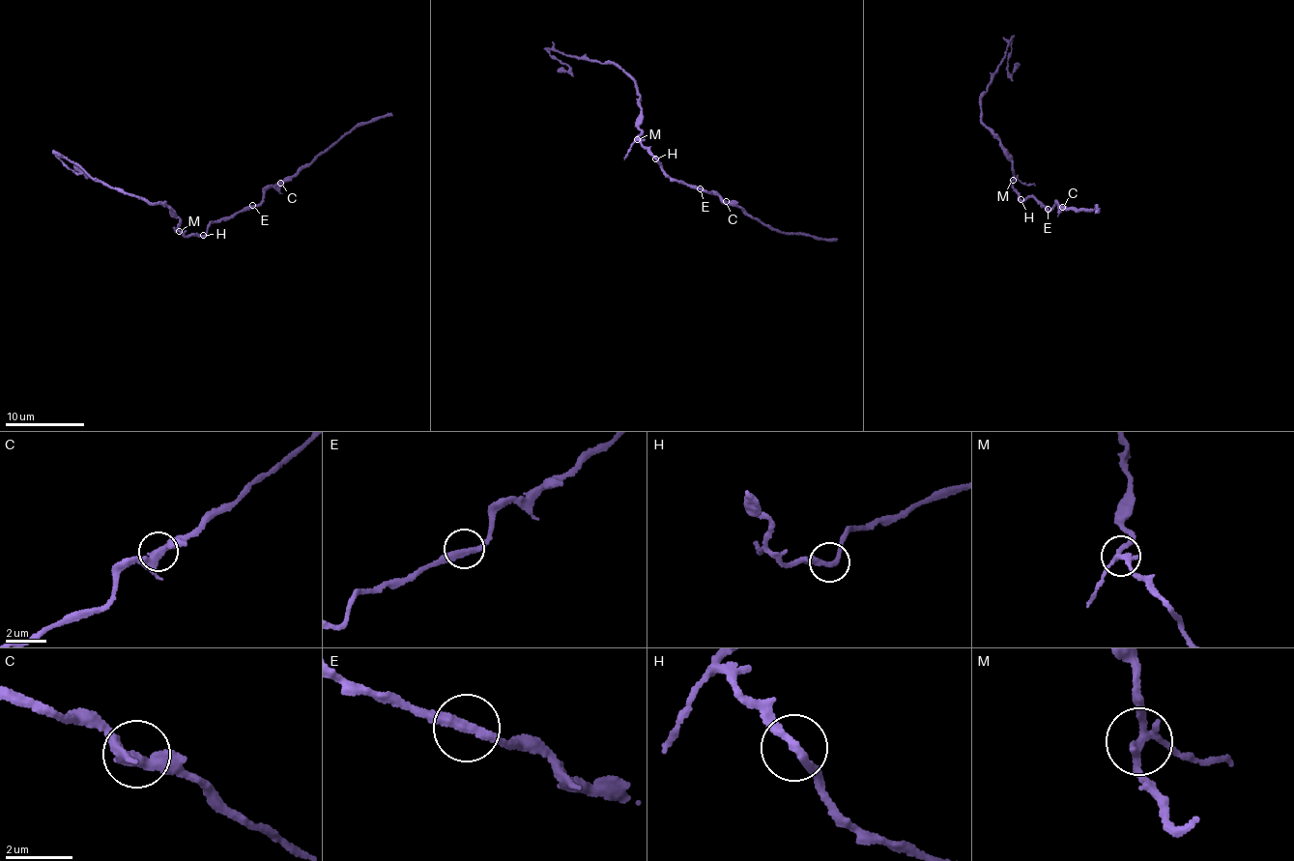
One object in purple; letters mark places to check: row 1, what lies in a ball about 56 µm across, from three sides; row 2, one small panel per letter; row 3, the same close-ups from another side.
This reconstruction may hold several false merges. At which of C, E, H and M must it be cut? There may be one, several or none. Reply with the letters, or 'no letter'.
M

